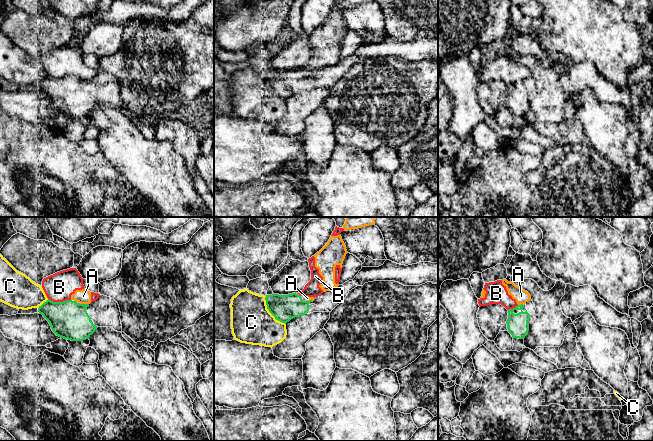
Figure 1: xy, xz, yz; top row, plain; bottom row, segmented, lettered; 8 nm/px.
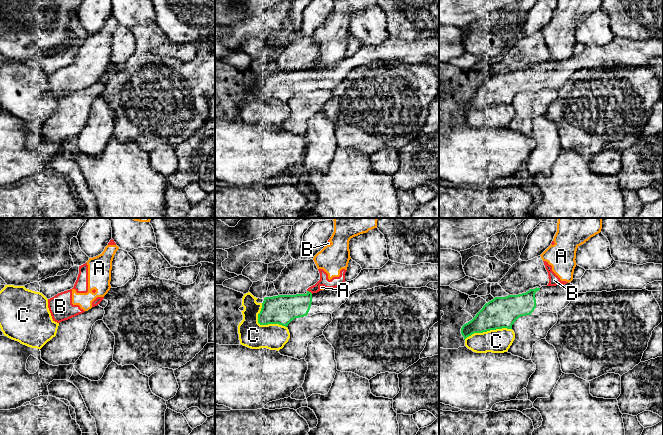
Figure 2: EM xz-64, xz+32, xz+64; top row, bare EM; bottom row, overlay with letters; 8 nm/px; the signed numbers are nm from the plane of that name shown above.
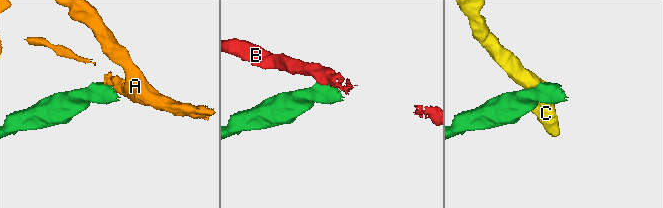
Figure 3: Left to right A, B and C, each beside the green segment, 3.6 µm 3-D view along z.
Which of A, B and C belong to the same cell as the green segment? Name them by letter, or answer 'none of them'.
none of them

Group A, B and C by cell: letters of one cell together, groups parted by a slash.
A B / C

